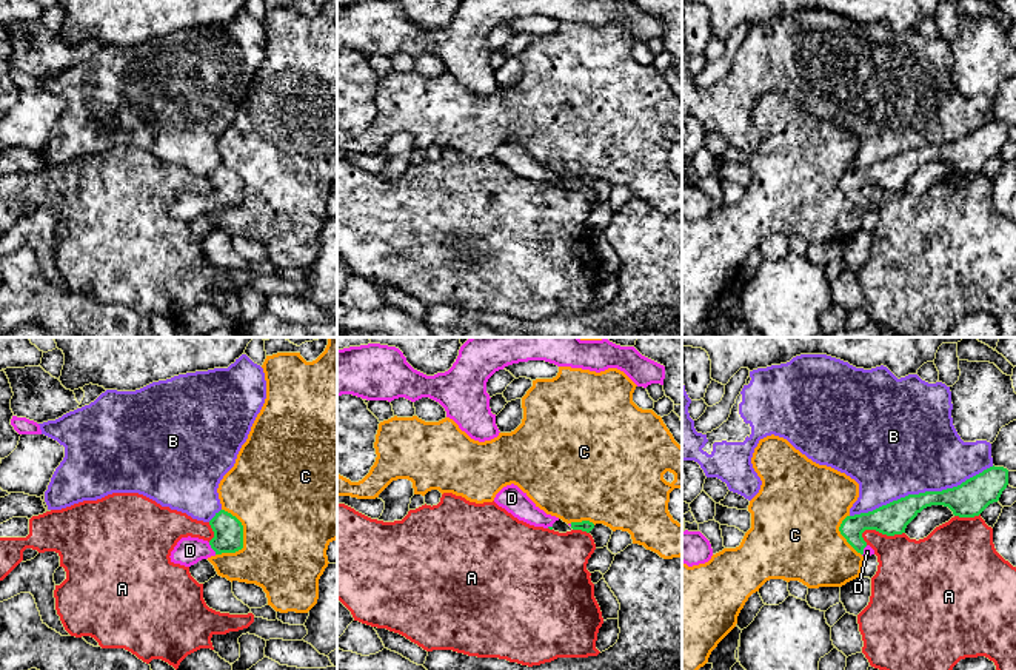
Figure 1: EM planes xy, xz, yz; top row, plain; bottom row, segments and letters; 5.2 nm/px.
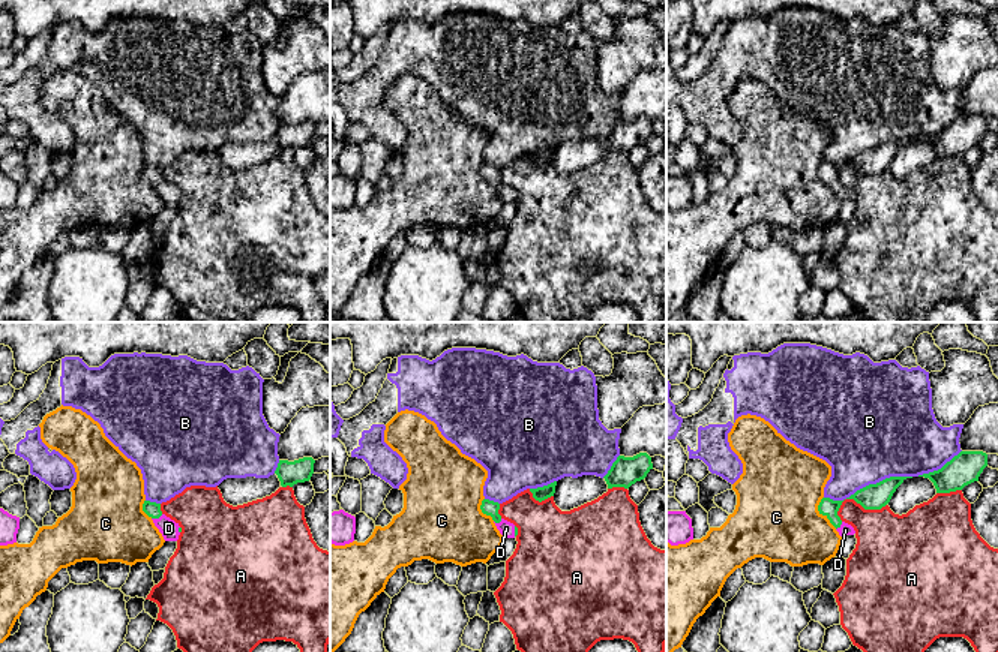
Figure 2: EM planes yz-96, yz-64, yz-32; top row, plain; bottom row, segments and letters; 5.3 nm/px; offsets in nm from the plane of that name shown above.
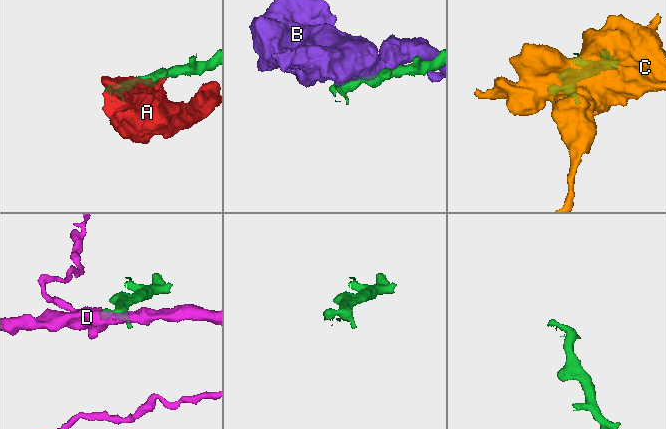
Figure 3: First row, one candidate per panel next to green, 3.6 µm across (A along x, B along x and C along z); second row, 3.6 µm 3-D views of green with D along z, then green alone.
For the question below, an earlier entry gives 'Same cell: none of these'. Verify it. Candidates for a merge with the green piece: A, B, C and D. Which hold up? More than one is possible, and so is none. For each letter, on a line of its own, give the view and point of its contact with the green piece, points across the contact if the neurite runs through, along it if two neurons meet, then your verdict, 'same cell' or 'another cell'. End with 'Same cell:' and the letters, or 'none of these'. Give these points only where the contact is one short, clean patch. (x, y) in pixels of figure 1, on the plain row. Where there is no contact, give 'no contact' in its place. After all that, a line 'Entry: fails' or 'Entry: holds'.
A: yz (881, 187) | another cell
B: yz (921, 148) | another cell
C: xy (242, 194) | another cell
D: xy (211, 202) | across xy (228, 187), (211, 202), (190, 205) | same cell
Same cell: D
Entry: fails

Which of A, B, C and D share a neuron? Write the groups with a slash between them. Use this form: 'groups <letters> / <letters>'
groups A / B / C / D

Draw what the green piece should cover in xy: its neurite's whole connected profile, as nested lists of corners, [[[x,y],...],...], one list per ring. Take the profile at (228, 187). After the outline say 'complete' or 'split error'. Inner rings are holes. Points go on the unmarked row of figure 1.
[[[220,165],[209,176],[214,193],[208,197],[199,193],[182,193],[171,206],[171,217],[191,222],[202,214],[243,203],[243,180],[231,168]]] | split error

